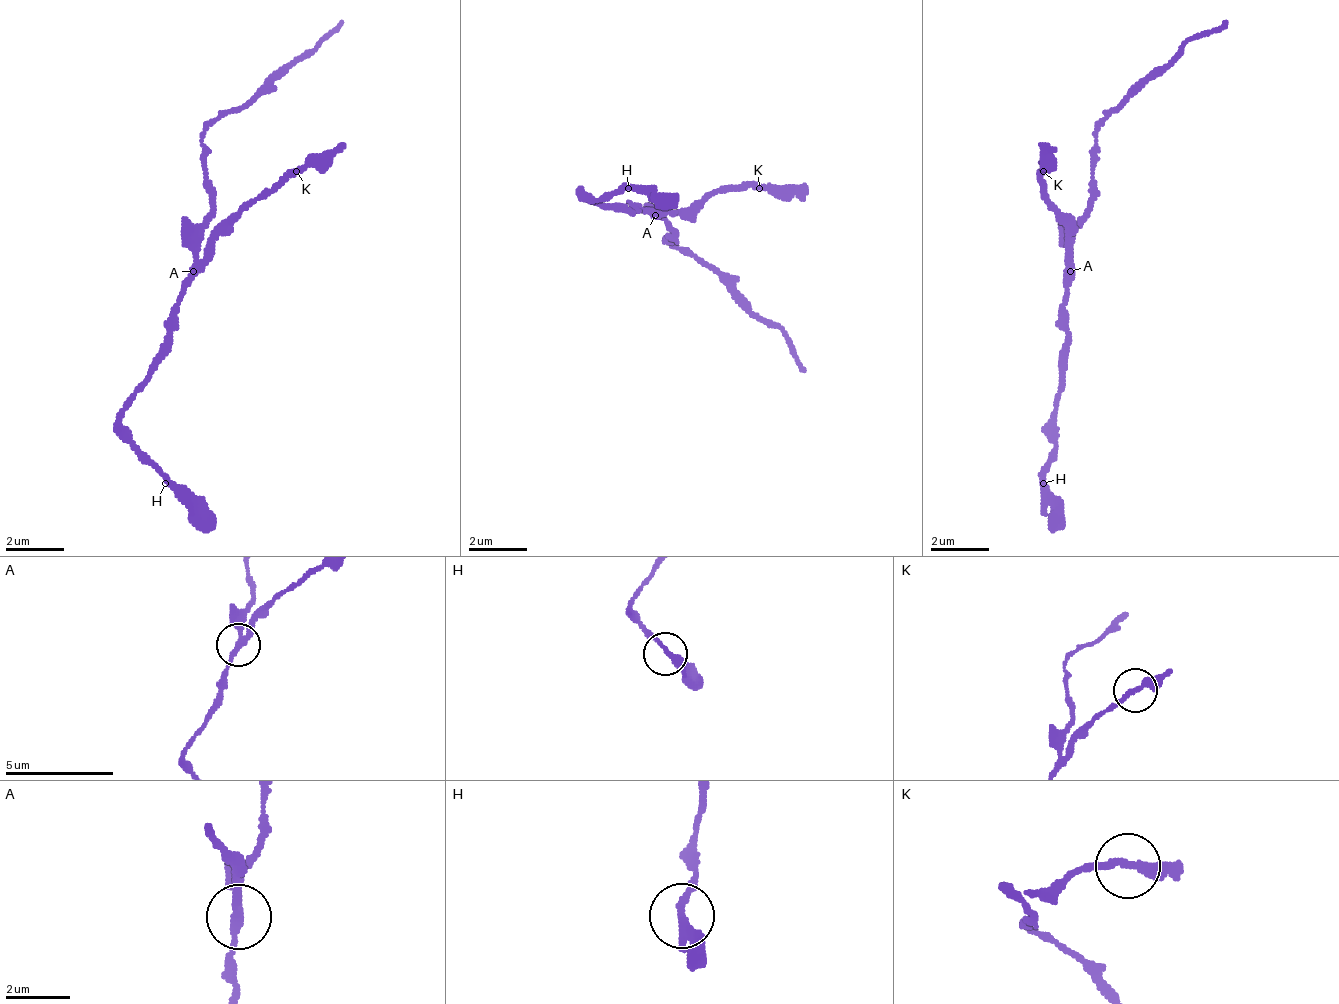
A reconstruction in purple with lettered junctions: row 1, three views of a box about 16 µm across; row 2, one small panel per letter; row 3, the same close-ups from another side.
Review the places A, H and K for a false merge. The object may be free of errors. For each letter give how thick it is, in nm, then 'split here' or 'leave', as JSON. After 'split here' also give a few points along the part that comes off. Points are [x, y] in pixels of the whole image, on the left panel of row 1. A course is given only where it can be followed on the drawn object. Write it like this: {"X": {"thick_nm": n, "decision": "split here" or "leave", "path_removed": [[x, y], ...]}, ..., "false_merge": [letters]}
{"A": {"thick_nm": 280, "decision": "split here", "path_removed": [[195, 273], [209, 128], [253, 106], [340, 19]]}, "H": {"thick_nm": 240, "decision": "leave"}, "K": {"thick_nm": 280, "decision": "leave"}, "false_merge": ["A"]}

